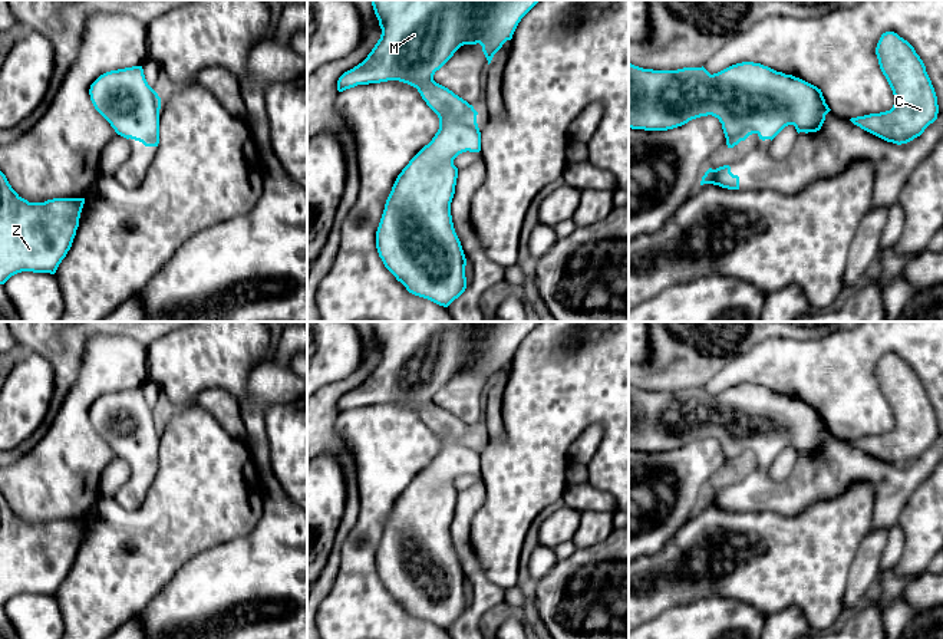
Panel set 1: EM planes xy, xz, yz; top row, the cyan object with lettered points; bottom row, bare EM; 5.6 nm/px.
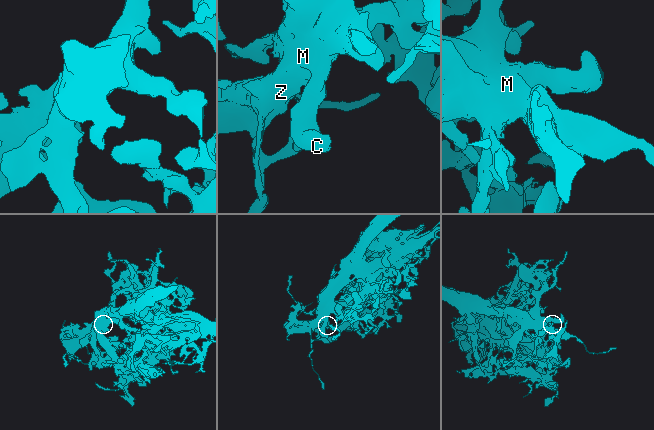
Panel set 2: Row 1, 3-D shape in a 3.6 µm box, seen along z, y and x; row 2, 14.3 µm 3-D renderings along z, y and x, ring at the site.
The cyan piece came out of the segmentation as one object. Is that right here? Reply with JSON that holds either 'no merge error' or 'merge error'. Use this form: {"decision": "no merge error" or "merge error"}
{"decision": "no merge error"}

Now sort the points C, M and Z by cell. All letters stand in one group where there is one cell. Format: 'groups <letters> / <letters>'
groups C M Z

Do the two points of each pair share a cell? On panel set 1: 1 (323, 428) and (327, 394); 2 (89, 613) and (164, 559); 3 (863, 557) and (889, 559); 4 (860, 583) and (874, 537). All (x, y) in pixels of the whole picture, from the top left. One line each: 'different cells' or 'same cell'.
1: same cell
2: same cell
3: different cells
4: same cell

